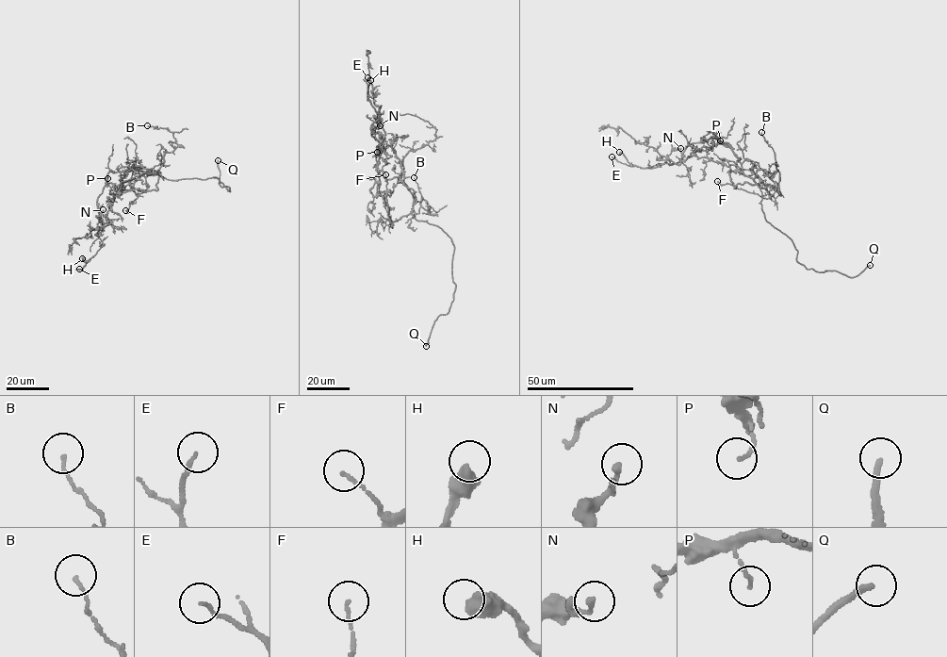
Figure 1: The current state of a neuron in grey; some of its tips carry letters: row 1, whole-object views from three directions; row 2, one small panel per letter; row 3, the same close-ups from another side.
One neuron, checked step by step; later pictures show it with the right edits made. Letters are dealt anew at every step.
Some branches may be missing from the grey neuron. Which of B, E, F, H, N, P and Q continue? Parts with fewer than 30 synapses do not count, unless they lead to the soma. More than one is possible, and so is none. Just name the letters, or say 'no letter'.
H, Q

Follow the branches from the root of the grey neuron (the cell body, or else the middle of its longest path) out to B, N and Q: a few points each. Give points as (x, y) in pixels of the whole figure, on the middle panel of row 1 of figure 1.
B: (413, 205), (415, 200), (421, 198), (421, 205), (432, 214), (414, 177)
N: (413, 205), (415, 191), (377, 170), (379, 136), (385, 134), (380, 125)
Q: (413, 205), (416, 220), (438, 226), (454, 248), (454, 299), (449, 311), (434, 321), (426, 346)

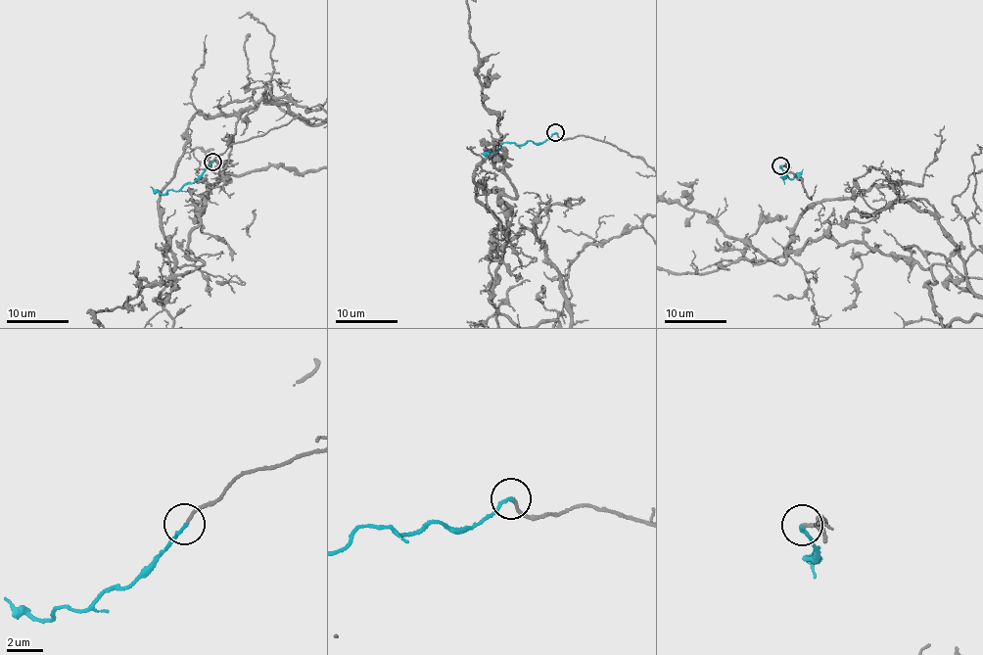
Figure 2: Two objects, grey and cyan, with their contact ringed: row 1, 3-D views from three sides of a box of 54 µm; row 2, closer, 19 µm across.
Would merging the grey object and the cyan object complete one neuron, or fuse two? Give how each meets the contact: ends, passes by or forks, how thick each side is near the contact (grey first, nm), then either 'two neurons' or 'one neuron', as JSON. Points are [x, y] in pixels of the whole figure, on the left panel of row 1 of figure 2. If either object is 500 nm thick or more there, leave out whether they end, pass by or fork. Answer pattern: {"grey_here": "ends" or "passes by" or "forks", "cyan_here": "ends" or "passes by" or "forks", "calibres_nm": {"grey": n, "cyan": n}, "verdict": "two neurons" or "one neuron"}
{"grey_here": "ends", "cyan_here": "ends", "calibres_nm": {"grey": 170, "cyan": 170}, "verdict": "one neuron"}

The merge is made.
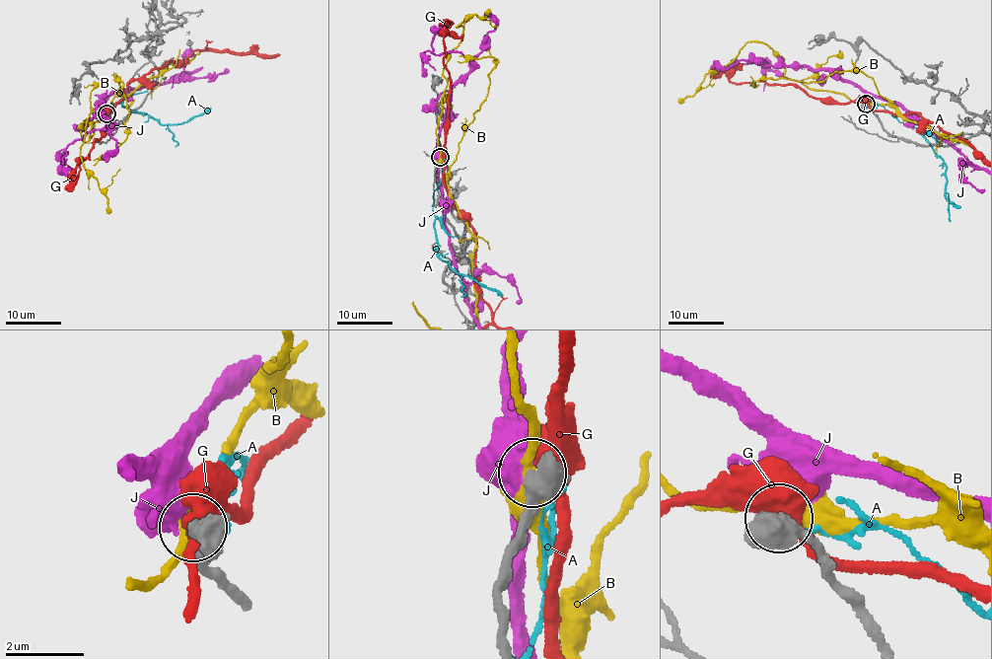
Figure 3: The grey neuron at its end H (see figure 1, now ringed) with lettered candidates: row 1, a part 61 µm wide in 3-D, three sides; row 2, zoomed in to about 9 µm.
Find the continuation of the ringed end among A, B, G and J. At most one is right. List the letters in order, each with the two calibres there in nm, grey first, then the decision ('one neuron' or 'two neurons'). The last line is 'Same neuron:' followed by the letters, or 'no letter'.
A: calibres 750 and 110 nm; two neurons
B: calibres 700 and 360 nm; two neurons
G: calibres 750 and 440 nm; two neurons
J: calibres 700 and 700 nm; two neurons
Same neuron: no letter

